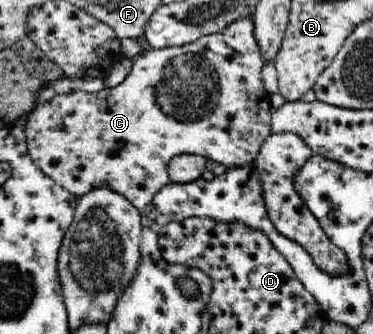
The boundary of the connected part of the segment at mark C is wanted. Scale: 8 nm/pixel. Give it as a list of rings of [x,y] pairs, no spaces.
[[[252,16],[229,26],[223,33],[200,37],[192,44],[176,47],[165,47],[156,49],[145,47],[144,50],[134,58],[132,71],[128,76],[116,86],[106,88],[99,92],[88,93],[84,91],[74,91],[74,93],[64,93],[52,97],[48,103],[38,105],[32,111],[28,123],[26,123],[26,136],[28,152],[36,165],[47,176],[50,176],[58,185],[67,189],[77,196],[86,195],[92,189],[107,187],[114,193],[119,193],[122,197],[129,199],[139,210],[150,203],[153,195],[165,185],[171,183],[169,180],[168,164],[173,157],[182,154],[201,155],[213,161],[220,161],[227,168],[240,166],[244,169],[252,165],[260,151],[264,141],[271,135],[271,95],[264,89],[263,74],[264,59],[262,59],[256,38],[254,38],[254,22]]]

